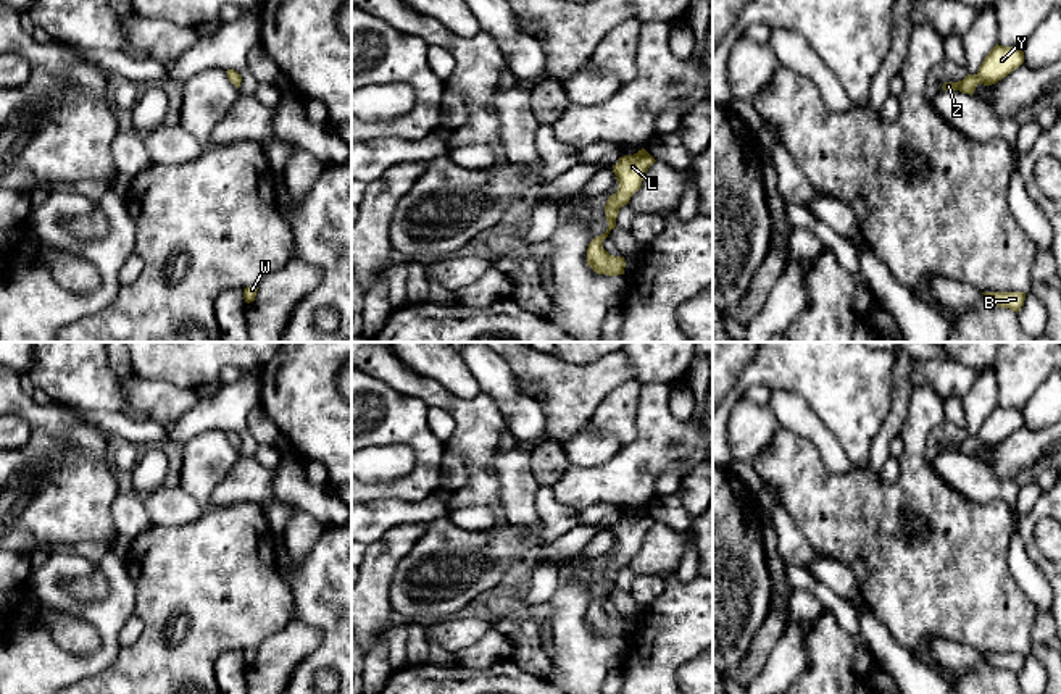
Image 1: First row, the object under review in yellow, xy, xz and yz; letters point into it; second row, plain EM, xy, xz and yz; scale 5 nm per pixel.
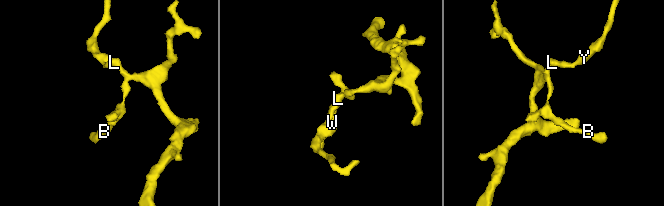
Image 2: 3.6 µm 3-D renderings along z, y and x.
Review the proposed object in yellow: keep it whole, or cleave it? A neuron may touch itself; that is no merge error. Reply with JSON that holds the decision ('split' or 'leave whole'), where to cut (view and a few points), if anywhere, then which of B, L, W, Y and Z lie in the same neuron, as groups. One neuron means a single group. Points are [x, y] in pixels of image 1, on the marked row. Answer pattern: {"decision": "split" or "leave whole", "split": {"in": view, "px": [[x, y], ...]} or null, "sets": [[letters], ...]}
{"decision": "leave whole", "split": null, "sets": [["B", "L", "W", "Y", "Z"]]}

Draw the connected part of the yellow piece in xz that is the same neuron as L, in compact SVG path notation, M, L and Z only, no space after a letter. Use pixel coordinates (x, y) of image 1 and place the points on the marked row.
M645 150L634 155L621 157L613 166L613 173L619 182L618 192L610 195L605 211L608 229L605 234L592 239L587 249L587 265L598 274L618 276L624 274L624 257L613 257L603 249L603 240L610 231L616 228L619 208L627 205L630 197L640 189L645 173L656 160Z

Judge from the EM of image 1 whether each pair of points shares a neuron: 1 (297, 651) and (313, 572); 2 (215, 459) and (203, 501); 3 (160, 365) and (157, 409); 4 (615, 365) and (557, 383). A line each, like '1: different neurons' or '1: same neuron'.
1: different neurons
2: same neuron
3: different neurons
4: same neuron

